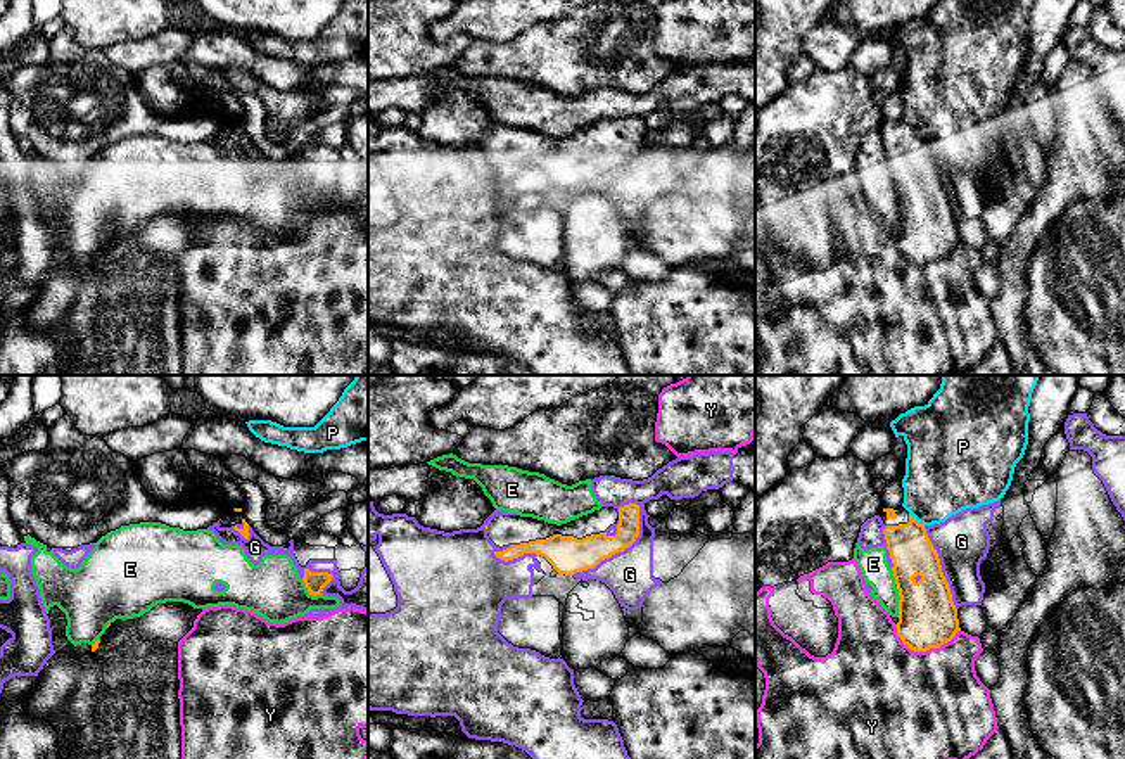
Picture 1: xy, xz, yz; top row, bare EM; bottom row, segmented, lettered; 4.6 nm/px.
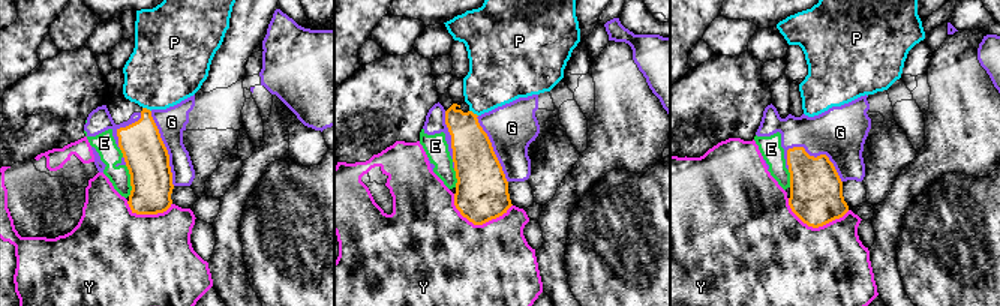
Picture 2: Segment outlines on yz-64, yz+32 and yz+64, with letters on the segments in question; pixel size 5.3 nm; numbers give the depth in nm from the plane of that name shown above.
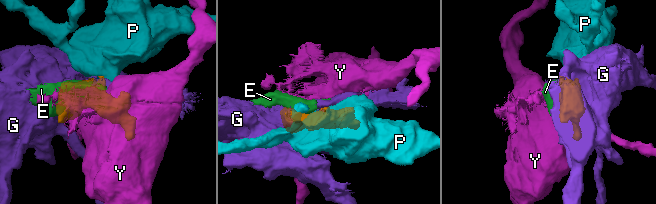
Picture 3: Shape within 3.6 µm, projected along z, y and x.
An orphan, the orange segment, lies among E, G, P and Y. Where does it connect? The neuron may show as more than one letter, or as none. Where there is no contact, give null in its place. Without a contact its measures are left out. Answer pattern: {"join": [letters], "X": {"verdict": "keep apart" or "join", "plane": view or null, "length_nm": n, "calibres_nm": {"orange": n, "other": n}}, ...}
{"join": [], "E": {"verdict": "keep apart", "plane": "yz", "length_nm": 140, "calibres_nm": {"orange": 280, "other": 130}}, "G": {"verdict": "keep apart", "plane": "xz", "length_nm": 460, "calibres_nm": {"orange": 170, "other": 220}}, "P": {"verdict": "keep apart", "plane": "yz", "length_nm": 100, "calibres_nm": {"orange": 200, "other": 360}}, "Y": {"verdict": "keep apart", "plane": "yz", "length_nm": 320, "calibres_nm": {"orange": 280, "other": 500}}}

